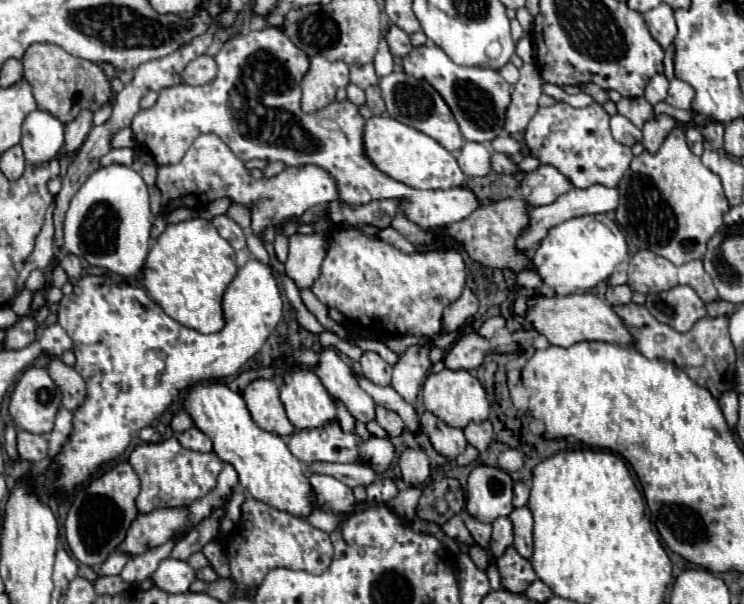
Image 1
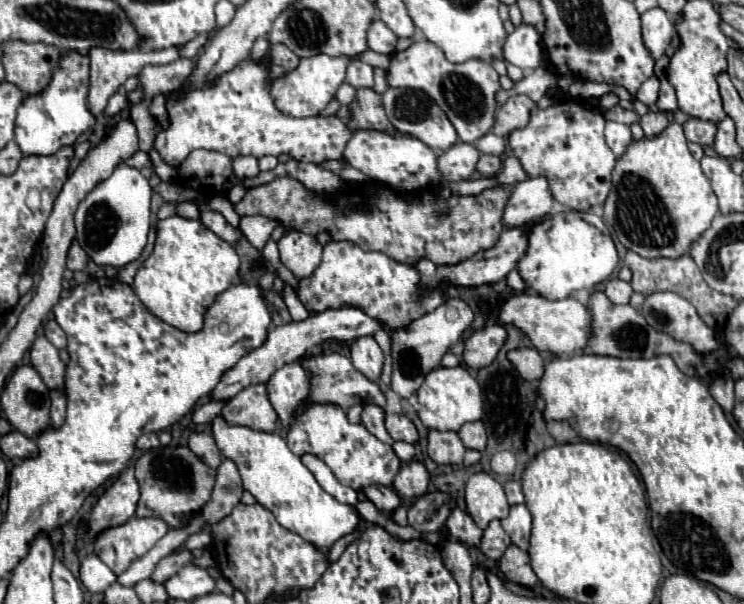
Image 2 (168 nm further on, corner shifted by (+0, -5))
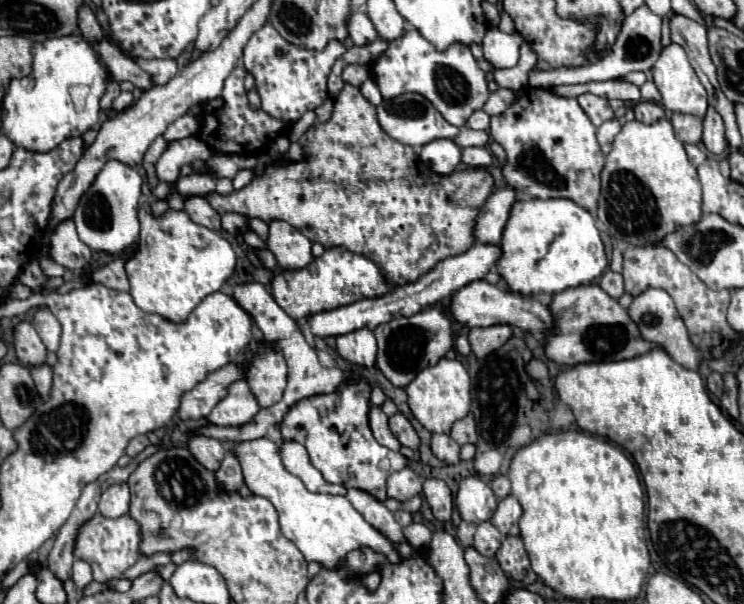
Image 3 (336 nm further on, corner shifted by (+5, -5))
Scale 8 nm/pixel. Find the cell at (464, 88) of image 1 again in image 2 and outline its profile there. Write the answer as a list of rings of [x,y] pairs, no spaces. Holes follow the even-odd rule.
[[[423,40],[391,56],[387,80],[389,86],[395,88],[415,88],[427,92],[443,108],[443,112],[447,114],[447,118],[451,120],[463,142],[473,144],[481,136],[489,134],[495,126],[495,112],[497,112],[495,94],[497,90],[501,90],[501,84],[499,74],[493,70],[491,64],[483,60],[467,60],[463,64],[451,64],[441,52],[441,48]]]

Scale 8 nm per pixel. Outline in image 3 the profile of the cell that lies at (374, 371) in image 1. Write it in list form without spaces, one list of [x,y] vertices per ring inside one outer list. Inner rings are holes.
[[[358,328],[354,332],[336,336],[338,354],[358,366],[374,366],[376,364],[376,338],[370,328]]]

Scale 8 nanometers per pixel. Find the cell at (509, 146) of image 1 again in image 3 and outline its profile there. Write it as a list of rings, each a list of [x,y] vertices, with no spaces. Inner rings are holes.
[[[460,130],[460,134],[454,138],[454,144],[456,146],[486,146],[488,144],[488,134],[482,132],[482,130]]]

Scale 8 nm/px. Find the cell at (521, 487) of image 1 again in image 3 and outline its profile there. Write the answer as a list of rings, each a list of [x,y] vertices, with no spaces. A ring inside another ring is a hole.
[[[494,476],[492,482],[490,482],[490,488],[494,490],[498,500],[506,498],[510,494],[510,480],[508,480],[508,476]]]

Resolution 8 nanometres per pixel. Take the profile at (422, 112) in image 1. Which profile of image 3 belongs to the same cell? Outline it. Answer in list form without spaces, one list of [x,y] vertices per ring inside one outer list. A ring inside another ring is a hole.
[[[402,94],[398,98],[384,100],[376,112],[378,112],[378,122],[380,122],[382,130],[390,138],[394,138],[402,144],[408,144],[408,146],[422,146],[422,144],[428,144],[430,140],[438,140],[438,138],[454,138],[460,132],[460,128],[446,122],[442,118],[442,114],[420,94]]]

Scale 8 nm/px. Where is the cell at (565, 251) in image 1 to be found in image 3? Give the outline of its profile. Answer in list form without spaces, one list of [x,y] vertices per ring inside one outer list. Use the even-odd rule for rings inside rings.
[[[530,198],[530,200],[516,200],[510,210],[510,220],[506,222],[506,228],[502,232],[502,242],[500,242],[502,256],[496,262],[498,274],[504,278],[504,282],[514,290],[524,296],[530,294],[558,294],[566,288],[582,286],[594,282],[604,268],[608,266],[604,244],[600,240],[600,232],[594,224],[594,218],[588,210],[582,206],[574,204],[572,200],[566,198]]]

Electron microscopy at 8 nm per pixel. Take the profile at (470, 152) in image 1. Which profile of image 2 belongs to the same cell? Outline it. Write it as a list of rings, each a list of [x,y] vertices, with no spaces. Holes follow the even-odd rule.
[[[457,142],[455,148],[443,152],[439,156],[439,170],[443,174],[445,182],[461,182],[469,180],[477,172],[477,162],[479,162],[481,152],[473,144]]]

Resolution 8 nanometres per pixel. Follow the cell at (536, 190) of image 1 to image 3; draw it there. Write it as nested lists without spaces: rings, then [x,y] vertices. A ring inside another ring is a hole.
[[[508,186],[492,192],[476,216],[474,238],[482,244],[500,244],[514,202],[516,202],[516,192]]]

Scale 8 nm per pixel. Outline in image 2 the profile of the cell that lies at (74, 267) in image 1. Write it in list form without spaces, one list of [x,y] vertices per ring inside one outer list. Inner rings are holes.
[[[73,242],[71,244],[71,248],[69,248],[69,254],[67,254],[67,268],[69,270],[73,270],[73,272],[77,272],[77,270],[83,270],[85,266],[87,266],[87,254],[79,248],[79,244],[77,242]]]

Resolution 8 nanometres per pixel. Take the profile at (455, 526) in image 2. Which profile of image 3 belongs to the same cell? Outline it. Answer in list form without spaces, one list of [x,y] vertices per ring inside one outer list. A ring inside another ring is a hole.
[[[428,478],[424,480],[424,490],[422,490],[426,502],[430,504],[432,508],[432,514],[436,520],[440,522],[446,522],[450,520],[452,516],[452,494],[450,494],[450,488],[446,486],[444,480],[436,480],[436,478]]]

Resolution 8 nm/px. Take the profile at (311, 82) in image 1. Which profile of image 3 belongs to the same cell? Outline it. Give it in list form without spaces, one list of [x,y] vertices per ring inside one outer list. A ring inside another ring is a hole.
[[[266,22],[260,30],[252,34],[244,48],[244,70],[254,76],[256,90],[262,98],[262,110],[286,124],[296,122],[304,112],[316,110],[326,98],[326,80],[332,64],[340,58],[346,48],[338,40],[330,40],[322,52],[306,50],[304,46],[296,46],[286,42],[270,22]]]

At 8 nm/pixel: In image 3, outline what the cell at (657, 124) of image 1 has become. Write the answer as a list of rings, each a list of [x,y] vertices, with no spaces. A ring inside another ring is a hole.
[[[646,100],[636,102],[634,112],[636,112],[636,118],[640,122],[644,122],[644,124],[652,124],[652,122],[664,118],[664,108],[660,104],[656,104],[656,102],[646,102]]]

